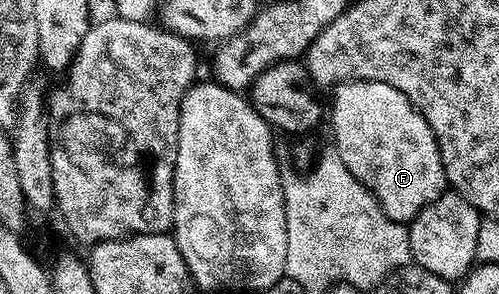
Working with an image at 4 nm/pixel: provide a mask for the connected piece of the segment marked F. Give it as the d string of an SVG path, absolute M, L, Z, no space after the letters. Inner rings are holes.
M355 80L353 83L340 83L338 87L334 88L331 99L331 111L329 107L329 117L331 113L331 131L335 134L335 143L333 143L334 150L339 152L341 161L345 161L345 169L349 169L349 173L353 173L353 177L357 177L357 181L361 181L373 193L373 197L381 205L381 209L393 221L398 223L410 224L411 220L417 217L417 213L421 213L426 206L433 201L437 201L444 192L448 190L449 184L447 182L447 174L443 168L441 161L441 153L439 152L439 143L435 140L433 129L429 129L429 121L425 121L423 114L414 107L412 103L405 97L405 93L401 93L397 89L393 89L393 85L385 85L377 81L361 81Z

